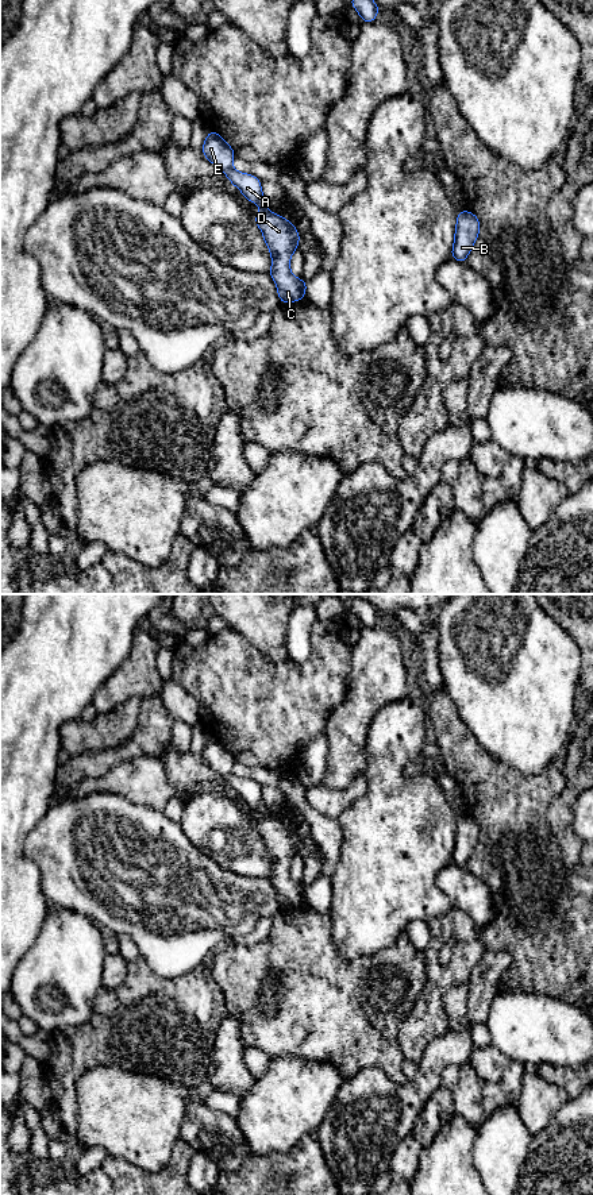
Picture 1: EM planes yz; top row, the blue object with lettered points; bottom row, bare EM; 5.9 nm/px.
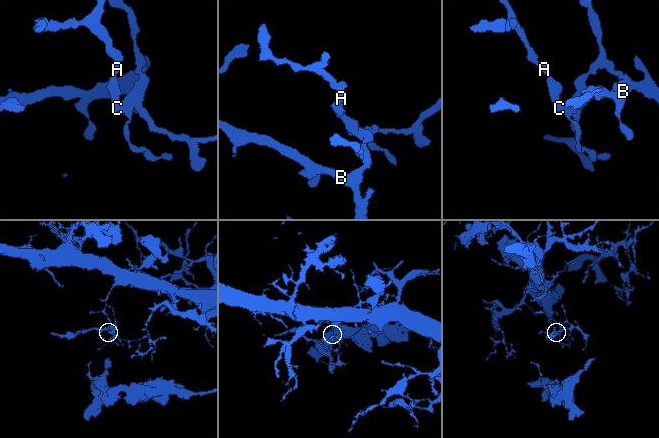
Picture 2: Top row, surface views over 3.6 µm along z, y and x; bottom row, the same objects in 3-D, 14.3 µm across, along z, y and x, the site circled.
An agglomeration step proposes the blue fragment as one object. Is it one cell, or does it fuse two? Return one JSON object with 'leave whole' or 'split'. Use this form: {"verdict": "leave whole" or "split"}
{"verdict": "split"}

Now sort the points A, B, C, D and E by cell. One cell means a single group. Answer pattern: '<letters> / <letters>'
A C D E / B

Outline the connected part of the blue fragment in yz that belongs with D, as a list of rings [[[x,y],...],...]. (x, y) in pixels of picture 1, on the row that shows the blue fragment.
[[[208,132],[201,150],[205,158],[219,167],[249,201],[261,207],[259,213],[254,219],[263,234],[263,240],[272,255],[269,274],[276,282],[281,304],[299,301],[303,298],[300,278],[290,273],[289,265],[300,240],[296,227],[282,216],[269,211],[262,194],[261,181],[257,177],[240,173],[232,167],[235,151],[217,132]]]

